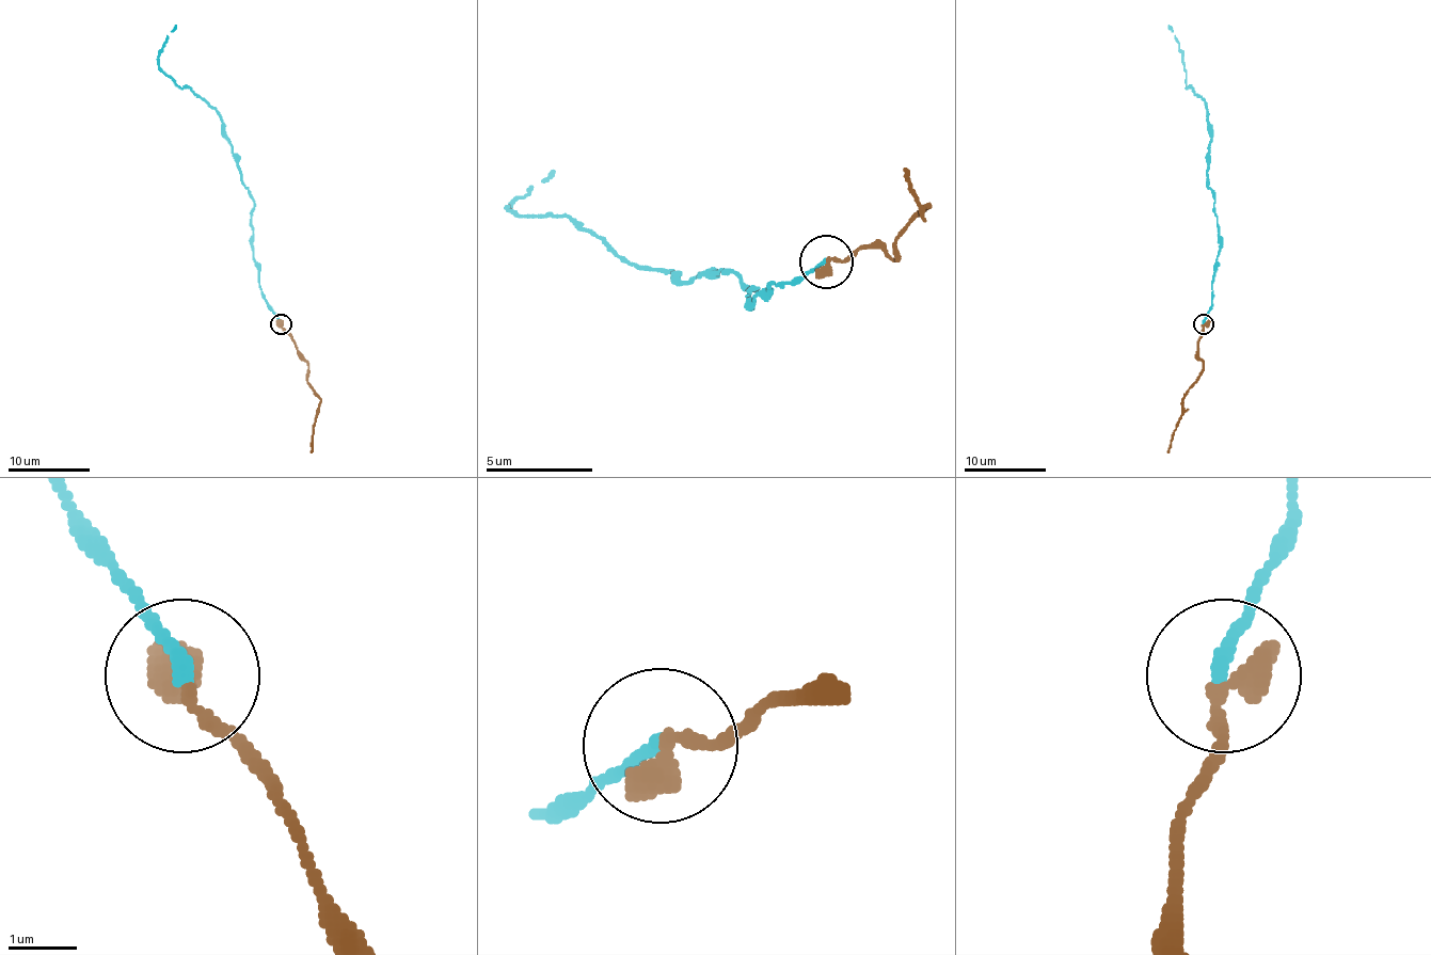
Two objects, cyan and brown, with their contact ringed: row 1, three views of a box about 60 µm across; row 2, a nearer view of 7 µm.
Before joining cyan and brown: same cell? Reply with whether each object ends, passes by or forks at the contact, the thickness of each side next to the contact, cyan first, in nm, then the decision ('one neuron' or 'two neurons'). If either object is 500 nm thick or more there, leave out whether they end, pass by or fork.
cyan ends there; brown ends there; 200 nm thick on the cyan side, 460 nm on the other; one neuron

